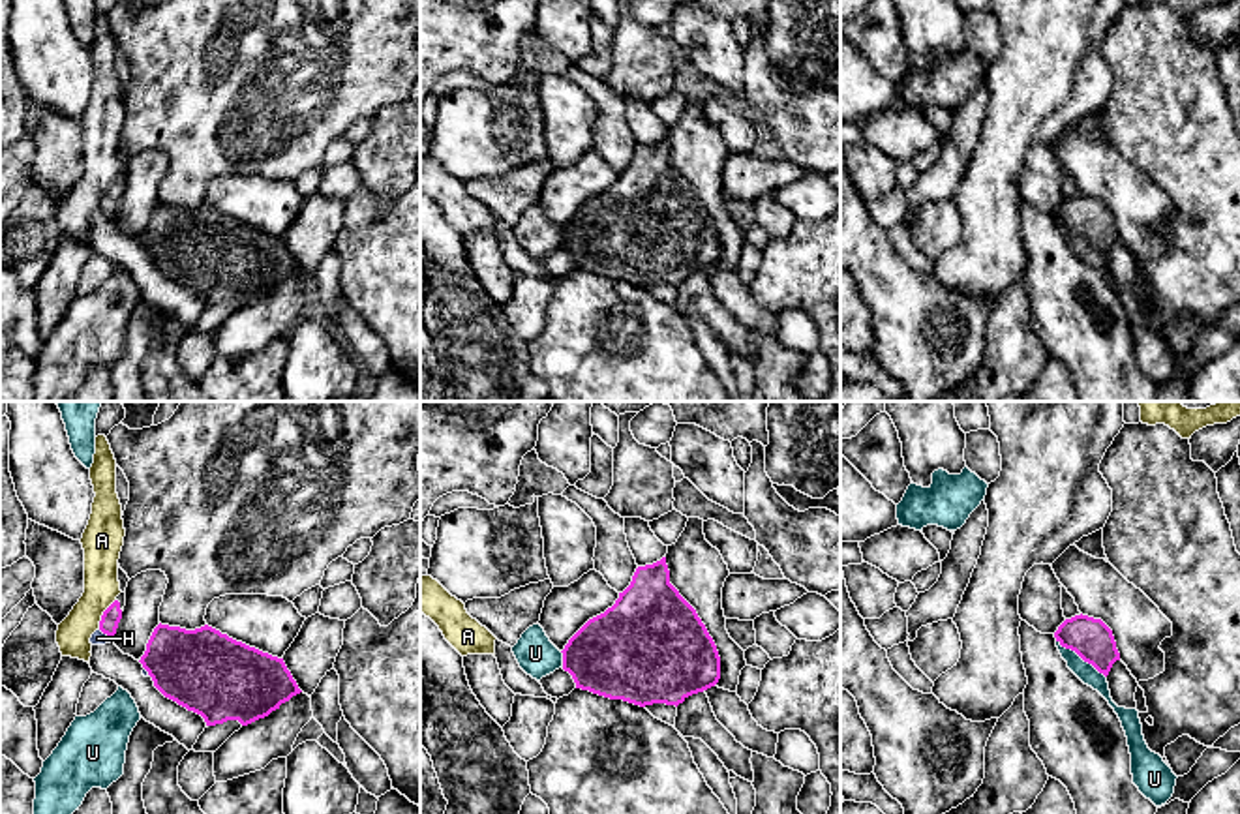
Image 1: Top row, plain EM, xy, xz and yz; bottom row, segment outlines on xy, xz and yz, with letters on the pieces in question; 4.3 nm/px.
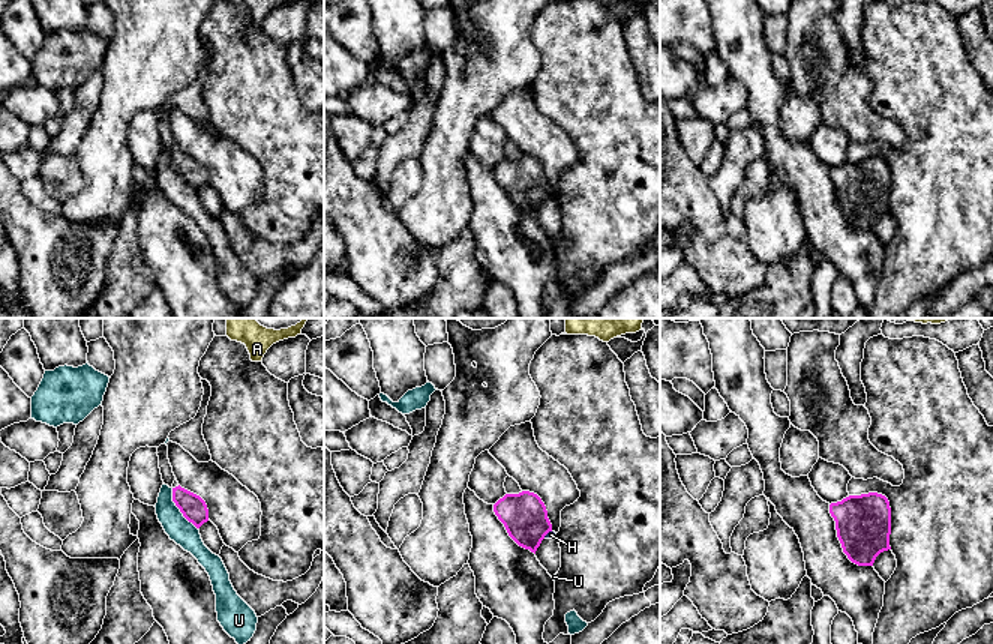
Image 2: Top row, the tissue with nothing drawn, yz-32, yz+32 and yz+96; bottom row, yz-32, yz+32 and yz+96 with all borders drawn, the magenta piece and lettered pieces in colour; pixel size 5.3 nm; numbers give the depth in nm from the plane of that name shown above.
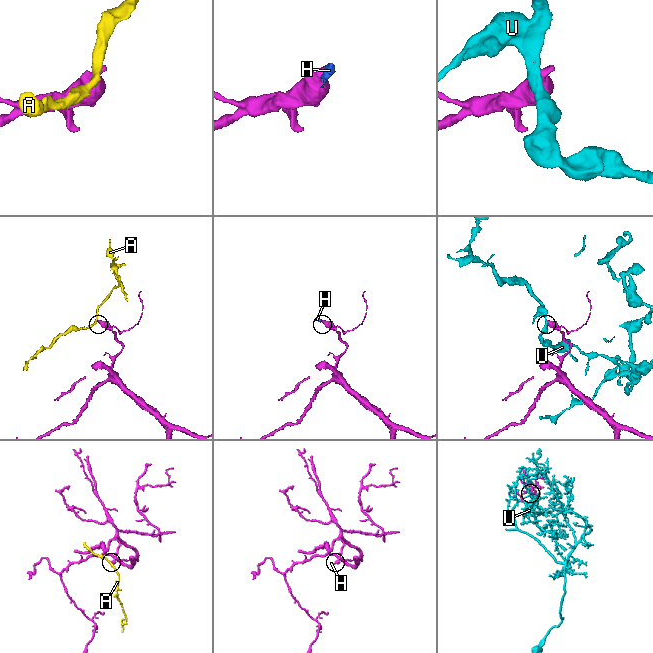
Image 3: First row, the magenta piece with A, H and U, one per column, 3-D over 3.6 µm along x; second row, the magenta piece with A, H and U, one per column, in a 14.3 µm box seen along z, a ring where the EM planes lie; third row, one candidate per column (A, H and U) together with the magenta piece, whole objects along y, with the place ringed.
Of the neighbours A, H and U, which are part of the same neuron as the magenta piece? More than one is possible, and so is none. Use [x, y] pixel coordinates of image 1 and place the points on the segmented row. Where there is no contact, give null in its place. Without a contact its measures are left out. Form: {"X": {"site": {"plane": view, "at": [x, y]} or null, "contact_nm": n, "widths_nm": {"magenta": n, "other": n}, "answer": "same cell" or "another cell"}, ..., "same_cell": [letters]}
{"A": {"site": {"plane": "xy", "at": [104, 614]}, "contact_nm": 150, "widths_nm": {"magenta": 80, "other": 150}, "answer": "another cell"}, "H": {"site": {"plane": "xy", "at": [105, 633]}, "contact_nm": 80, "widths_nm": {"magenta": 80, "other": 60}, "answer": "another cell"}, "U": {"site": {"plane": "yz", "at": [1081, 657]}, "contact_nm": 280, "widths_nm": {"magenta": 180, "other": 80}, "answer": "another cell"}, "same_cell": []}

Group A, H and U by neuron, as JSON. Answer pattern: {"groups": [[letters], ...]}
{"groups": [["A"], ["H"], ["U"]]}

